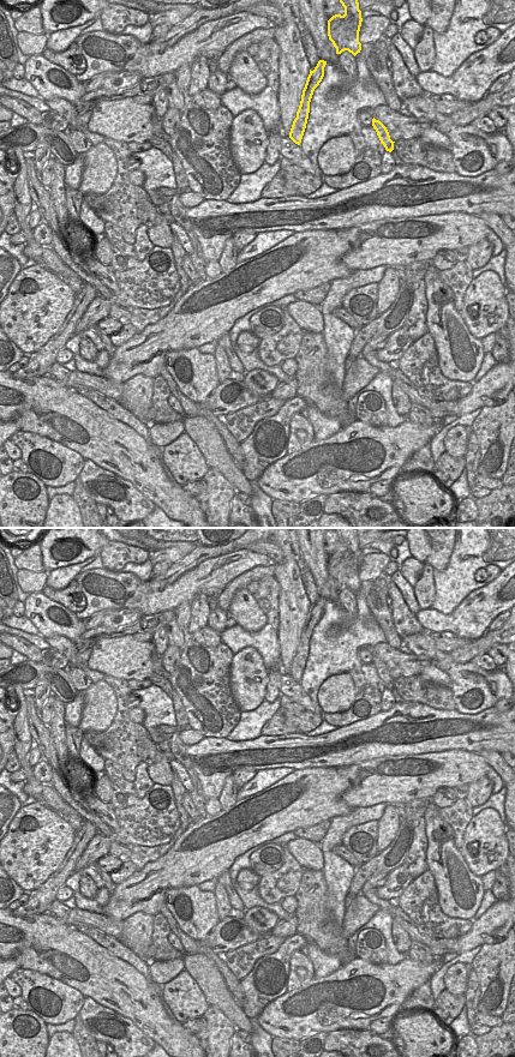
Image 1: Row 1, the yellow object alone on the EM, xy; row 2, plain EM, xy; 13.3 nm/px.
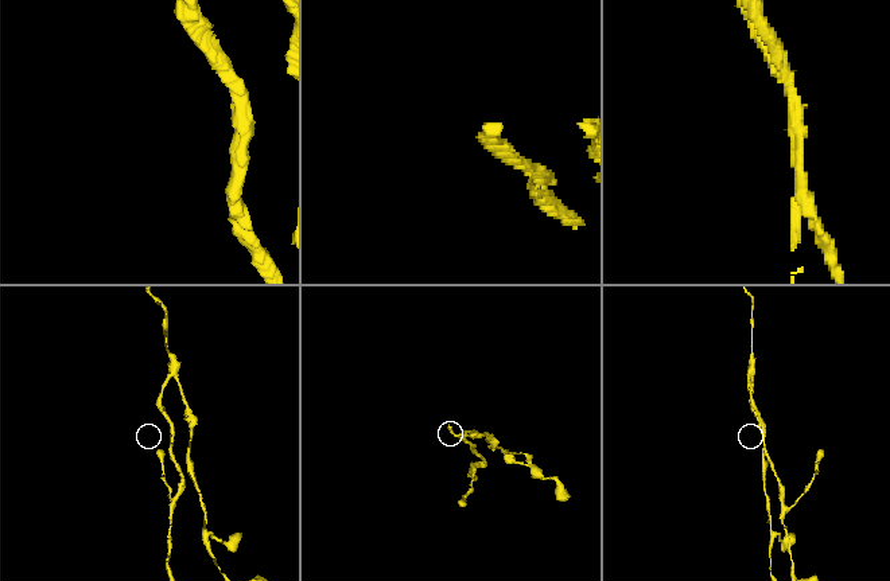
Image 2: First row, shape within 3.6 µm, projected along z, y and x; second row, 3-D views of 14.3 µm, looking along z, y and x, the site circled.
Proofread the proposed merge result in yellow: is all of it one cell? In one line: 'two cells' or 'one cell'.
two cells

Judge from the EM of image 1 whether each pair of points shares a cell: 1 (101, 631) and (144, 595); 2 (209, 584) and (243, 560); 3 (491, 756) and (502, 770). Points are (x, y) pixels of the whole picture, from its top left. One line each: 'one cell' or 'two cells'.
1: two cells
2: one cell
3: one cell

